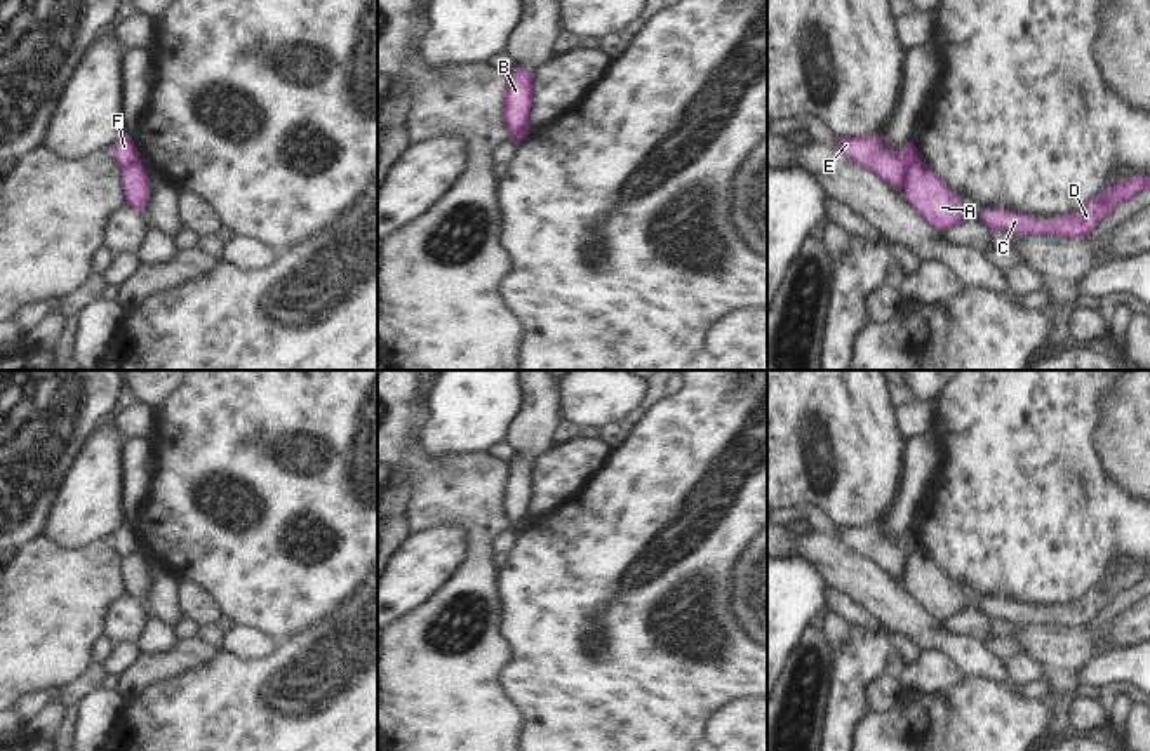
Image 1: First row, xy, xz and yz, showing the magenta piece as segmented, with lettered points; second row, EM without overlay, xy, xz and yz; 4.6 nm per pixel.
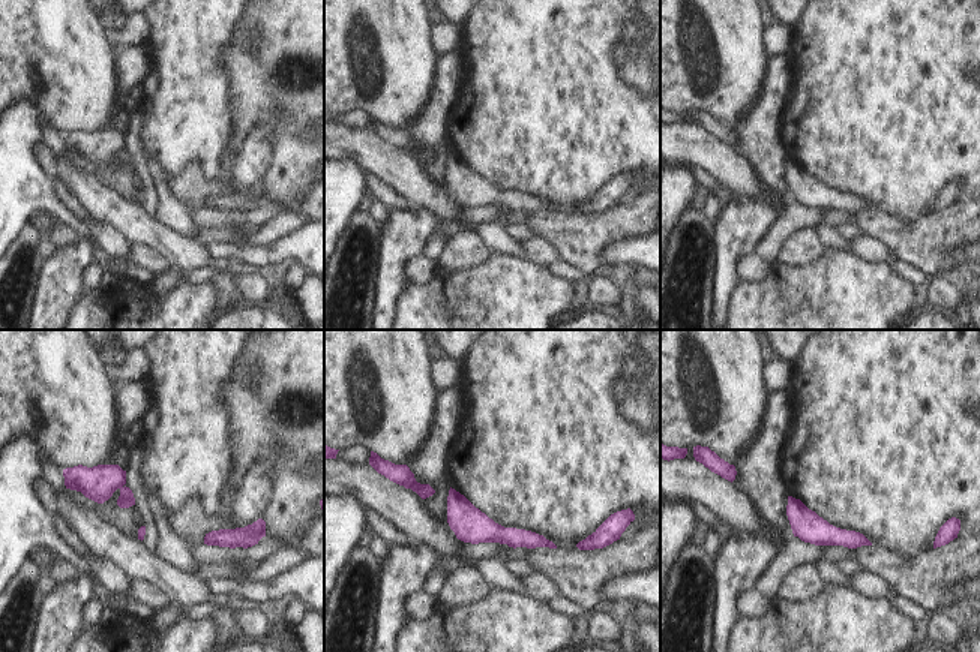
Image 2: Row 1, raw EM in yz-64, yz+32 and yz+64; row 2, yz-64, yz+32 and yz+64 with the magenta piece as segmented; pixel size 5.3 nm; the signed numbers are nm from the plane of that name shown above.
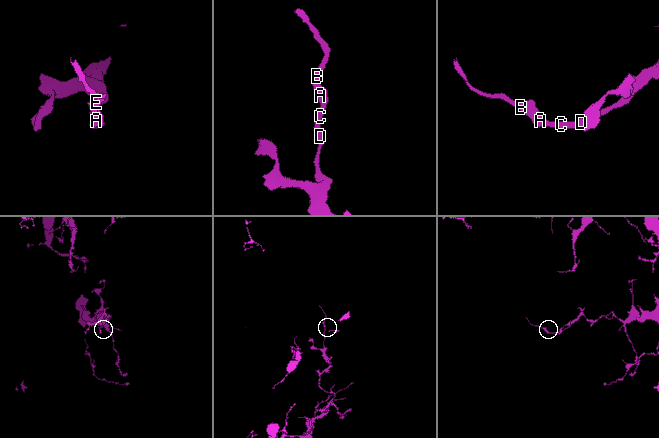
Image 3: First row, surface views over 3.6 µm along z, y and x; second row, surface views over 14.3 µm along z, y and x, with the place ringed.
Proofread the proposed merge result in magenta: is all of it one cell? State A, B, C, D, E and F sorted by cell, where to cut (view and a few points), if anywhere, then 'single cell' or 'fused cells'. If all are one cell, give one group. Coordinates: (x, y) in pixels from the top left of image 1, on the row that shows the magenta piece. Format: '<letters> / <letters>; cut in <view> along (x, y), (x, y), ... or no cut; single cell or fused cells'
A C D / B E F; cut in yz along (919, 160), (912, 164), (903, 185); fused cells

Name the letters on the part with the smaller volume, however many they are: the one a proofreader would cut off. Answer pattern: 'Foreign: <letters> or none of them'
Foreign: B, E, F

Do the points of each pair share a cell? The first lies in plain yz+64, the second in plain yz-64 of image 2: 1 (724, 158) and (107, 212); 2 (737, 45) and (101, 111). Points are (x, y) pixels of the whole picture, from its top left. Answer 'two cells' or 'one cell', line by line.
1: one cell
2: one cell

